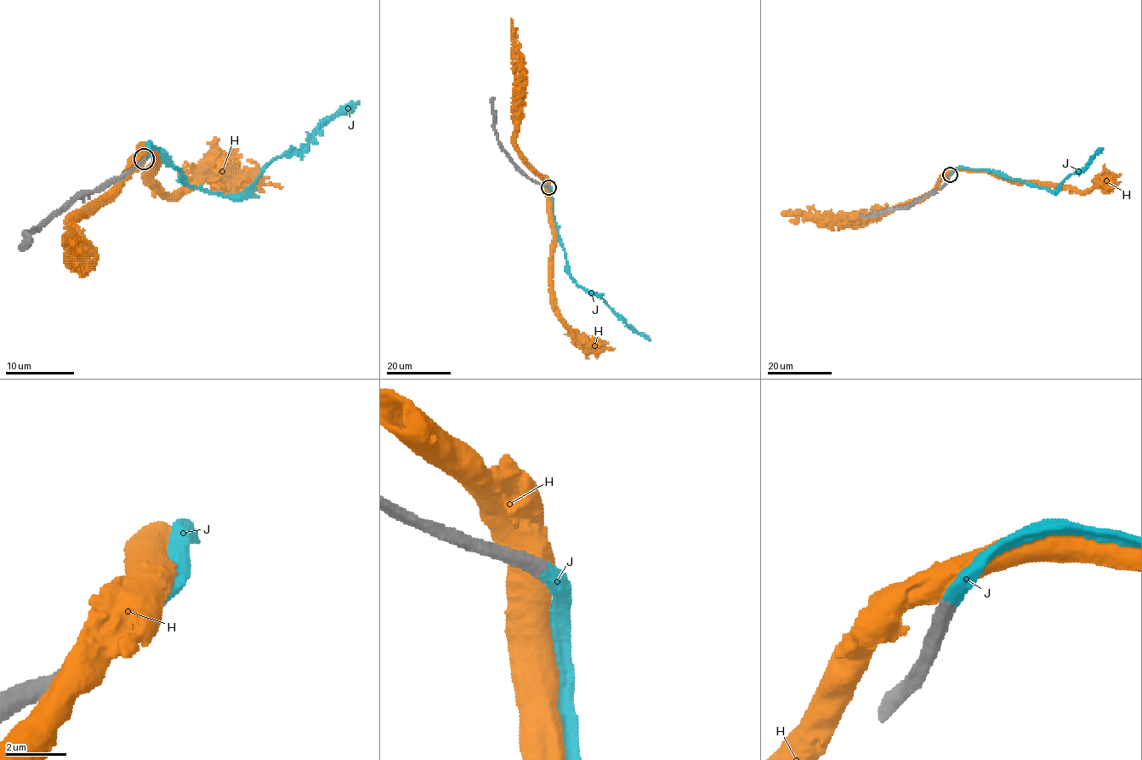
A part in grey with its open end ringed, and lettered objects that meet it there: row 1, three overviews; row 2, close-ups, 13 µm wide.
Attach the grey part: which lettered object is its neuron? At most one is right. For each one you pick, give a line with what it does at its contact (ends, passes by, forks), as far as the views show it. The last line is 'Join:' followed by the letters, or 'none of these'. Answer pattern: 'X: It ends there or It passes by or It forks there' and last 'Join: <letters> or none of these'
J: It ends there
Join: J

